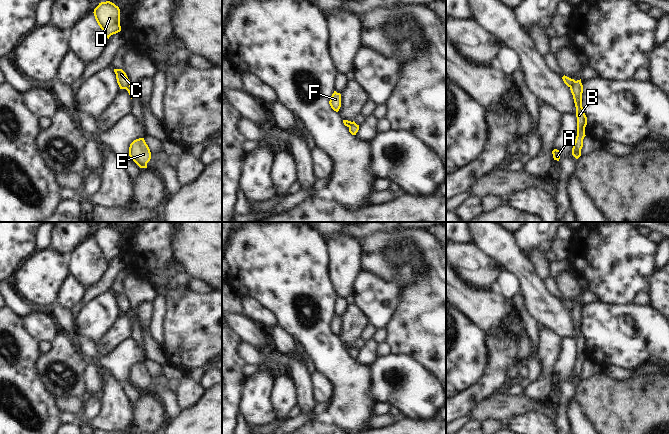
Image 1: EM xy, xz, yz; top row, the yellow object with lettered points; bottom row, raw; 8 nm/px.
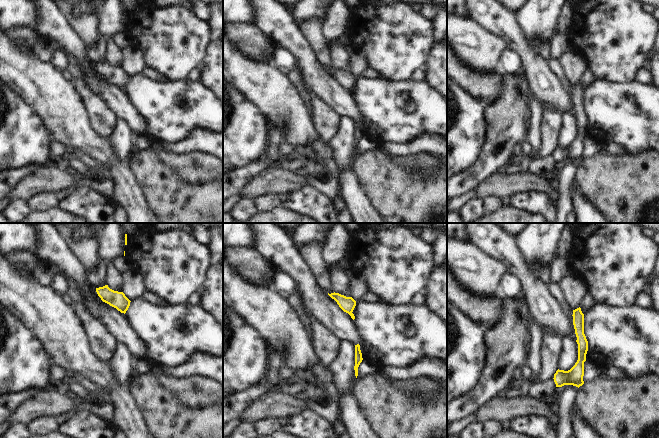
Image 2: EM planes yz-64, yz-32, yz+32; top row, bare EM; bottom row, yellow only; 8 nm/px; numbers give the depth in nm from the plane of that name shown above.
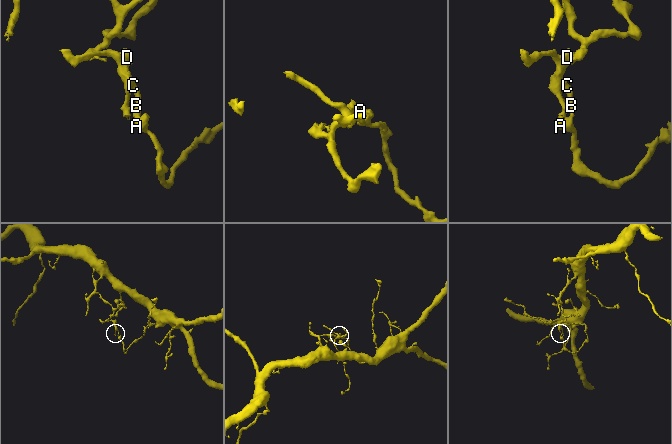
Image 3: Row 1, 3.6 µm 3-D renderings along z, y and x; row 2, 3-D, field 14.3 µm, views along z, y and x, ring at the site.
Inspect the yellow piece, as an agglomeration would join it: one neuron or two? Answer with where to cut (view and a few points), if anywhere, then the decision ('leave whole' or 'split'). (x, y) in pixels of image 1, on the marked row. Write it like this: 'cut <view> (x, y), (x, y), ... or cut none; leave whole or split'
cut yz (575, 81), (570, 88); split

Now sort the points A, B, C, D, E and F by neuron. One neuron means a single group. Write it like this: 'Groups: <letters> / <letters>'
Groups: A B E / C D F.

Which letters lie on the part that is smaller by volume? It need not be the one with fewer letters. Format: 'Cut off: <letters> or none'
Cut off: C, D, F

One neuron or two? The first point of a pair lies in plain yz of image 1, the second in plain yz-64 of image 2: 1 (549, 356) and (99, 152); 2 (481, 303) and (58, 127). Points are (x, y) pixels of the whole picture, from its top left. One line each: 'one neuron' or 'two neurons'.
1: two neurons
2: one neuron

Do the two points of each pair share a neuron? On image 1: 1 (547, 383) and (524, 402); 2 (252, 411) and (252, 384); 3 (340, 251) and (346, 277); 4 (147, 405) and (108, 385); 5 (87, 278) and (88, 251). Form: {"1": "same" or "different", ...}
{"1": "different", "2": "same", "3": "same", "4": "different", "5": "same"}

